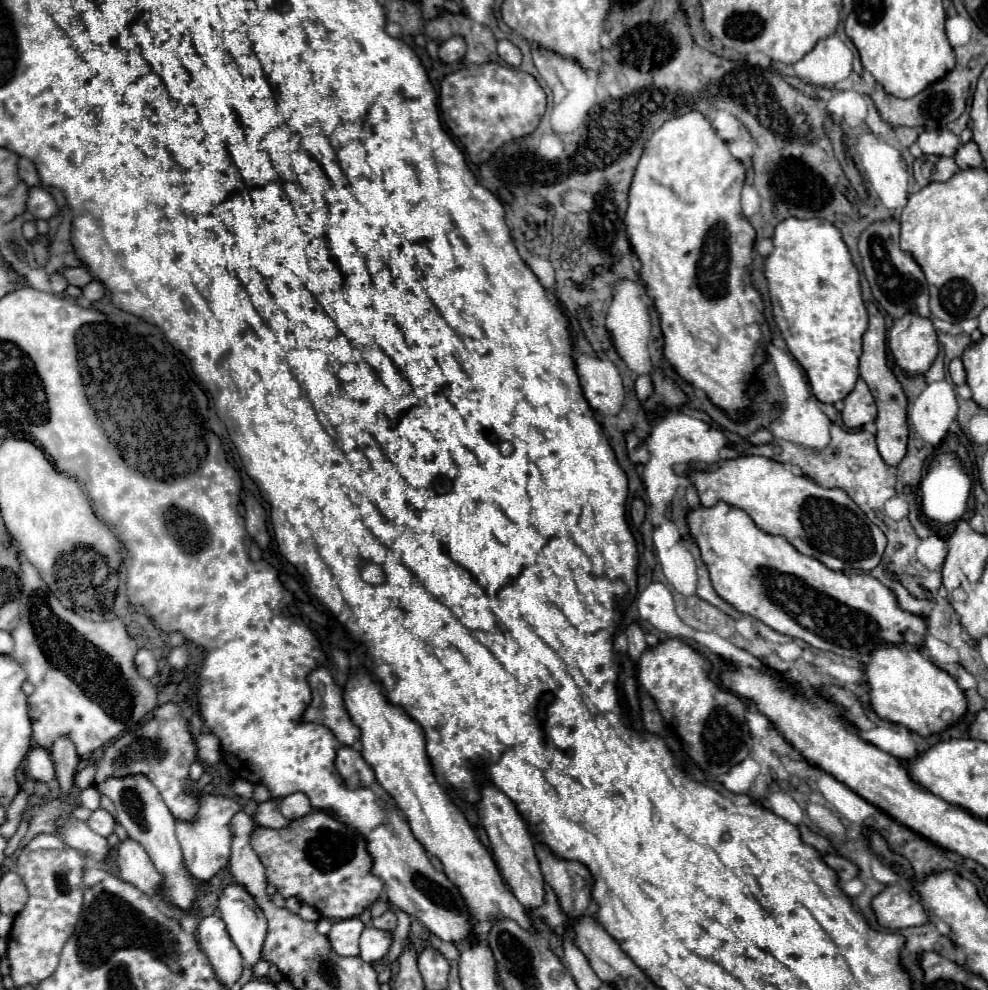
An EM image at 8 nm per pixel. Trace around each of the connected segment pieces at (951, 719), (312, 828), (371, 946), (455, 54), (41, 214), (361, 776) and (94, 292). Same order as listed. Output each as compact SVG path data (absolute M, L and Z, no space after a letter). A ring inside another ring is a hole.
M880 643L870 651L862 673L864 685L868 687L868 699L876 715L890 723L904 725L922 737L946 729L966 713L964 691L946 671L930 663L922 651L910 643Z
M324 811L294 819L286 829L256 827L250 835L250 845L266 867L268 883L274 883L284 899L298 897L328 919L358 917L384 891L384 883L368 875L372 859L368 859L364 839Z
M368 927L362 931L360 937L360 957L368 963L380 961L390 951L390 943L392 943L390 931Z
M460 35L446 39L446 41L440 45L440 51L438 51L438 55L440 55L440 59L442 59L444 63L460 61L460 59L464 57L464 53L466 53L466 41L464 41L464 37L460 37Z
M32 187L30 189L28 211L34 215L34 219L46 219L46 221L60 213L54 197L48 191L44 191L42 187Z
M340 747L336 767L348 787L368 787L374 783L374 771L356 747Z
M100 281L88 283L82 291L84 291L84 297L86 297L90 303L96 303L96 301L100 301L100 299L104 297L104 285L102 285Z

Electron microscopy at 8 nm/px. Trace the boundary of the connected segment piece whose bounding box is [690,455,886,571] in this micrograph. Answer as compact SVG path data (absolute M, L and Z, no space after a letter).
M760 455L728 459L712 471L690 473L690 479L704 507L726 501L728 505L746 511L760 529L770 535L786 537L802 555L816 557L832 571L870 571L878 567L882 559L886 547L884 533L844 491L826 489L806 477L798 477L778 461Z

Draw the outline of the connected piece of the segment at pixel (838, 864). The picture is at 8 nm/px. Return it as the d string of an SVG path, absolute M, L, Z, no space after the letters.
M826 855L826 863L840 875L842 881L852 881L858 877L858 867L856 863L840 857L840 855Z

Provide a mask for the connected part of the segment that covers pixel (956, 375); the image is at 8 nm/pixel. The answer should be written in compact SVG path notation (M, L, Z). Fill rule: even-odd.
M952 359L948 369L950 369L950 377L952 377L952 381L954 381L956 385L966 383L966 371L964 371L964 365L962 365L960 359Z

